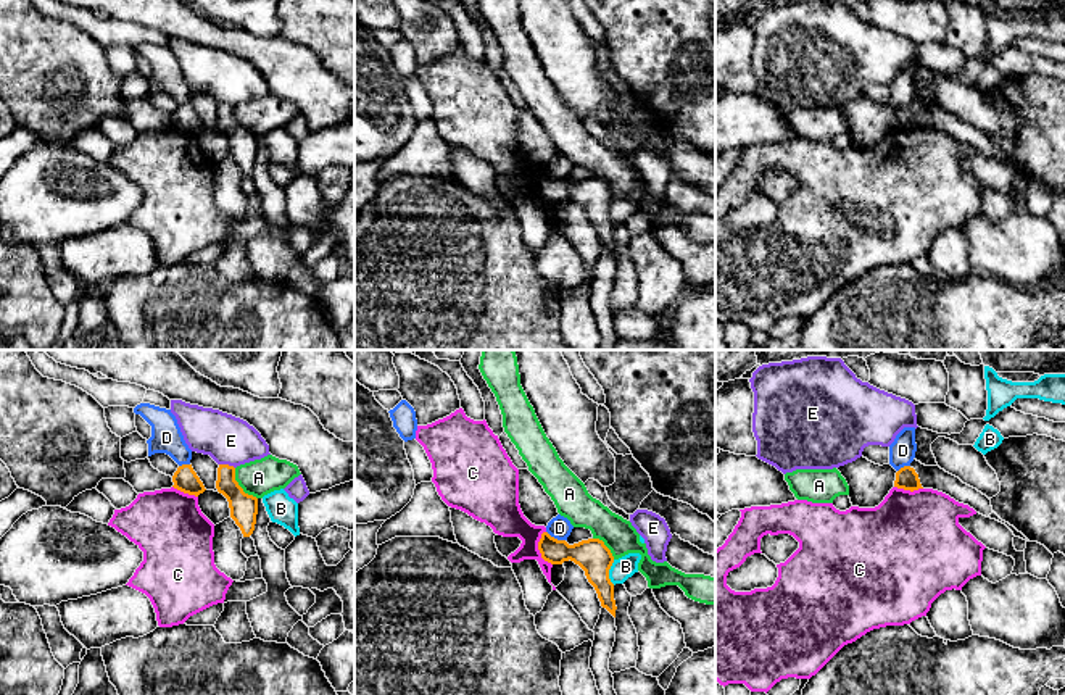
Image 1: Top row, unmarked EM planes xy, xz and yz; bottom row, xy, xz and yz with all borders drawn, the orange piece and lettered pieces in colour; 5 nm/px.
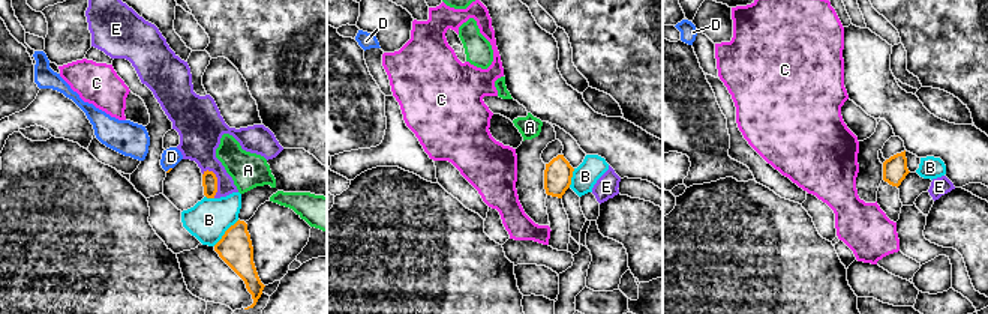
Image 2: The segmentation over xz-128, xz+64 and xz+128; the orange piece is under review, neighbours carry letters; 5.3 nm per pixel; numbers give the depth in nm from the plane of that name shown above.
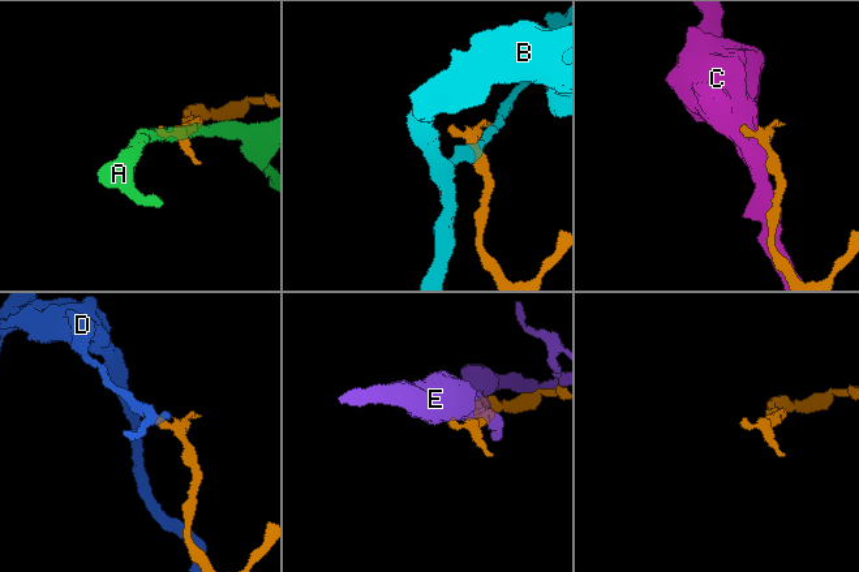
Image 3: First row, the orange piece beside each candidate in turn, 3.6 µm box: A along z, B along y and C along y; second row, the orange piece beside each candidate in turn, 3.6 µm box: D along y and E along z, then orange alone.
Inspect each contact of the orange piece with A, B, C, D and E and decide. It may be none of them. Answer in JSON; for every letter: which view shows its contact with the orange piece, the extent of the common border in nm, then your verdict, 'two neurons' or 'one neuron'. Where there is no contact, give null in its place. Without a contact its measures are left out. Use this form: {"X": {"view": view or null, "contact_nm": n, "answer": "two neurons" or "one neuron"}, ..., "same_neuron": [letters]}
{"A": {"view": "xy", "contact_nm": 200, "answer": "two neurons"}, "B": {"view": "xz", "contact_nm": 130, "answer": "two neurons"}, "C": {"view": "xz", "contact_nm": 180, "answer": "two neurons"}, "D": {"view": "xz", "contact_nm": 110, "answer": "two neurons"}, "E": {"view": "xy", "contact_nm": 80, "answer": "two neurons"}, "same_neuron": []}

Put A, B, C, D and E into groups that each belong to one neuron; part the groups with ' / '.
A / B / C / D / E

